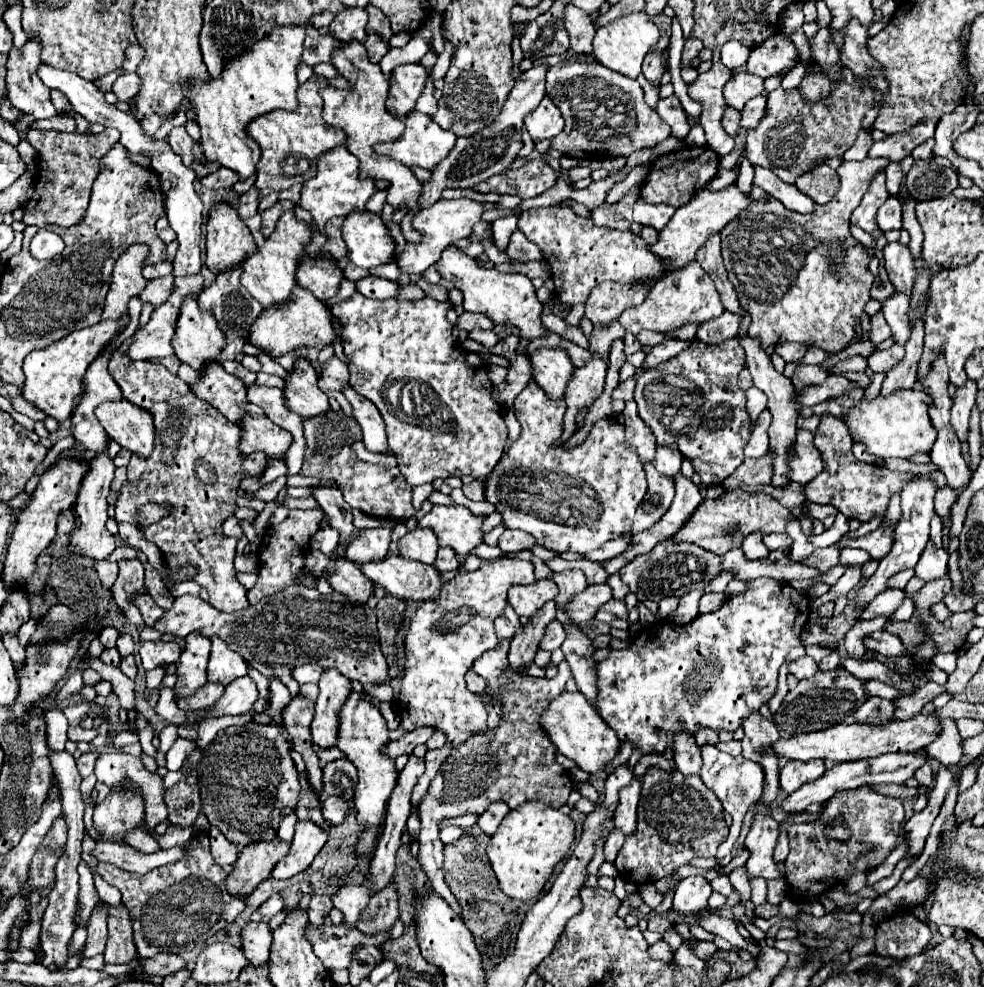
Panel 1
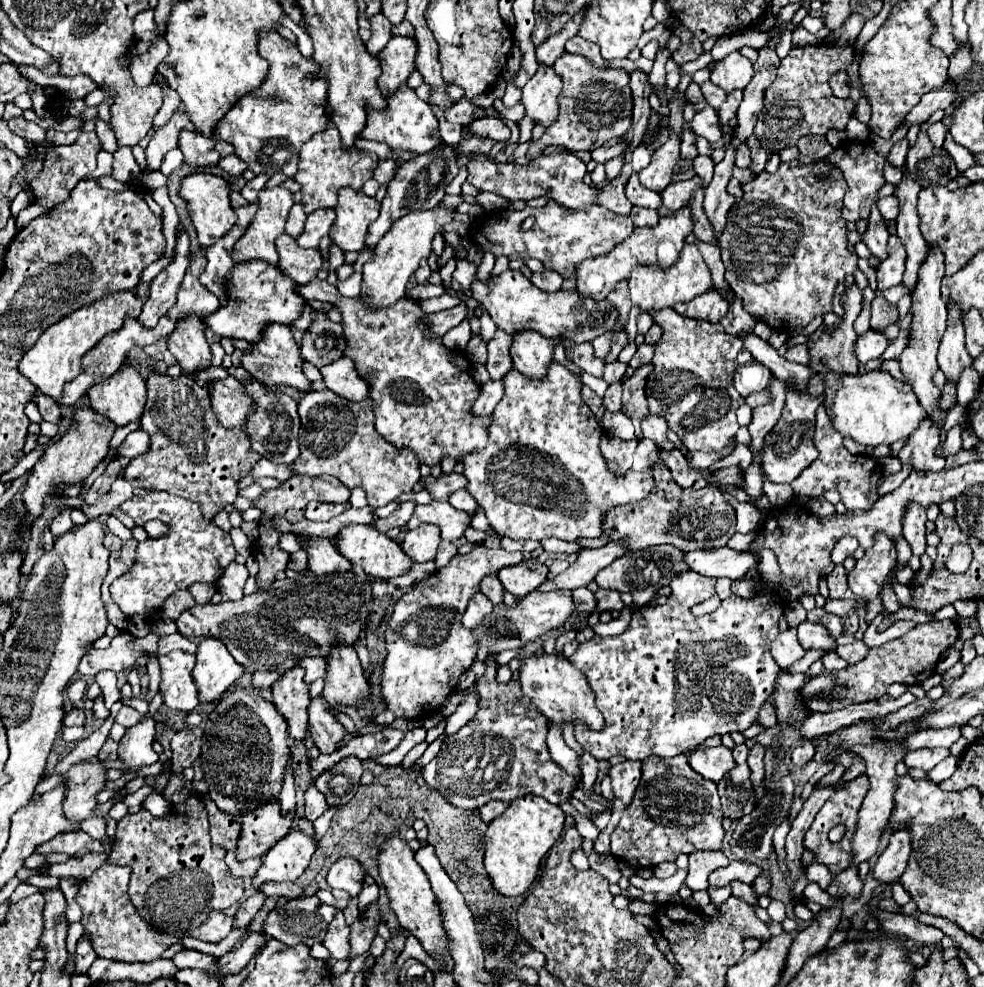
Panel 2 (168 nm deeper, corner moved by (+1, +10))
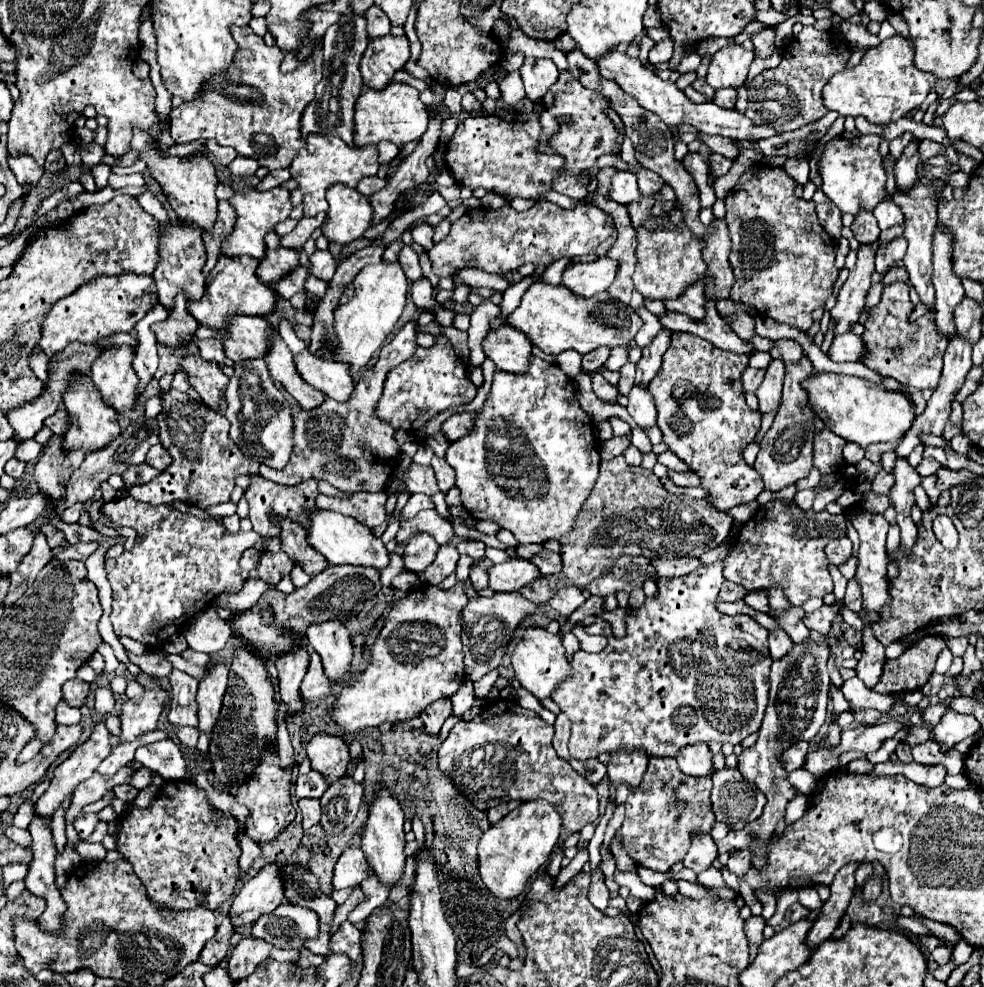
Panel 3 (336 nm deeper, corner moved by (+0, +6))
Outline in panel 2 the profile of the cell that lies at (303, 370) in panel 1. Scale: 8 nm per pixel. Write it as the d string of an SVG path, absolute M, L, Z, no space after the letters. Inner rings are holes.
M269 324L263 330L263 340L253 346L251 352L247 352L241 360L243 368L249 370L257 380L263 382L263 386L291 386L297 388L299 392L309 392L311 390L311 380L303 374L303 358L299 352L299 344L293 338L293 332L289 326L283 324Z

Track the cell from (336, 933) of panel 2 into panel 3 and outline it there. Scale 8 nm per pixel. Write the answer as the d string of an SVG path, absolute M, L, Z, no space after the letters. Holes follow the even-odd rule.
M296 862L282 864L282 880L284 880L284 896L290 904L300 904L318 914L320 934L314 940L308 940L306 948L314 954L326 956L330 954L330 924L336 910L336 902L322 894L318 878L308 870L308 866L300 866Z

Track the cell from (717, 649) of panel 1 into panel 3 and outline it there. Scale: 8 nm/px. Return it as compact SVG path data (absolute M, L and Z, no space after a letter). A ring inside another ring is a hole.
M722 560L714 562L714 564L704 564L704 568L700 568L700 572L692 572L688 576L680 576L680 578L658 578L658 592L652 598L646 598L646 602L640 608L632 608L626 614L626 636L616 638L612 634L612 626L604 620L596 620L594 624L586 626L586 634L602 634L608 638L608 644L602 652L598 654L588 654L578 650L572 656L572 676L560 684L560 688L556 688L556 692L552 692L552 700L560 706L560 710L572 720L572 736L568 742L570 748L570 756L578 758L578 760L586 760L586 758L596 758L602 752L612 752L618 748L626 748L626 750L634 750L634 748L642 748L648 752L648 756L676 756L680 752L682 746L692 744L692 742L720 742L720 744L740 744L746 736L754 734L760 730L762 724L762 716L768 704L768 672L770 672L770 656L768 656L768 630L762 628L754 618L738 614L738 616L726 616L720 614L714 608L714 600L718 596L718 590L722 586Z

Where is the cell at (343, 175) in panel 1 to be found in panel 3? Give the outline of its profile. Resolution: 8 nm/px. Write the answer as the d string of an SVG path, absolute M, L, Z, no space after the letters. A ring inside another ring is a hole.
M308 134L304 138L304 148L296 154L296 158L290 164L292 178L298 180L300 192L304 194L304 216L316 216L318 212L328 210L326 202L326 190L328 186L342 182L350 188L356 188L358 180L364 176L374 176L380 170L378 162L378 148L376 144L366 144L364 148L348 146L338 136L324 136L324 134Z

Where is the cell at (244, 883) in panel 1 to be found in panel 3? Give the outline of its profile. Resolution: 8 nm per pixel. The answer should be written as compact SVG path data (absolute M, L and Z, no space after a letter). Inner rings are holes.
M266 748L260 754L260 764L256 766L256 772L236 788L236 798L240 804L244 804L250 810L250 816L246 820L246 834L254 842L270 842L274 840L292 820L294 820L294 806L290 802L290 786L292 786L292 772L290 768L280 768L280 756L278 748Z

